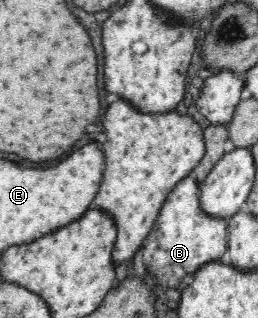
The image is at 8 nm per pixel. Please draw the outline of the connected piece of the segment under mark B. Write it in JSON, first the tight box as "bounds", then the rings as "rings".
{"bounds":[139,175,231,292],"rings":[[[193,175],[182,178],[166,196],[153,230],[146,237],[143,249],[139,253],[145,270],[158,281],[156,285],[162,285],[168,291],[170,288],[170,291],[175,292],[184,276],[194,274],[200,266],[213,261],[231,263],[226,221],[204,214],[199,199],[199,183]]]}

